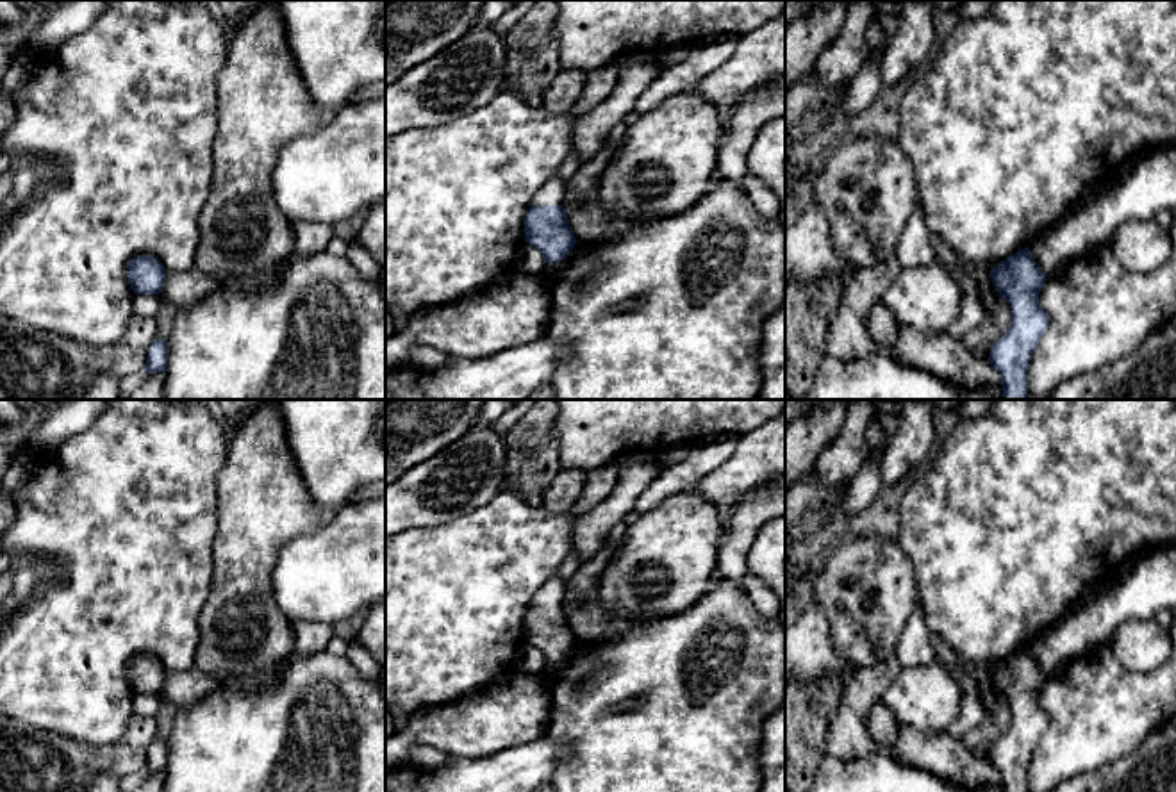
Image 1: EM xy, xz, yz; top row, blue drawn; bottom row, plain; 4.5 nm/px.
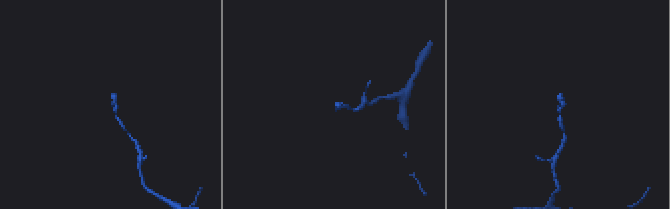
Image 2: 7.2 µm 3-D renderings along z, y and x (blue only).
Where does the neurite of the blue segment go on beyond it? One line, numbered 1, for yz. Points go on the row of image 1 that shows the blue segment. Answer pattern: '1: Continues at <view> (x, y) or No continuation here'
1: Continues at yz (944, 252)

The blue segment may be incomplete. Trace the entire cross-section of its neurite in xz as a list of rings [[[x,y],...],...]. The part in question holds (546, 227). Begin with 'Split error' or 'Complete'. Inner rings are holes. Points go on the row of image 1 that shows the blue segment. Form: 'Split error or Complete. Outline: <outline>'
Split error. Outline: [[[555,173],[535,194],[532,200],[532,207],[525,218],[525,243],[537,248],[544,260],[550,264],[560,262],[578,243],[564,209],[567,182],[564,182],[559,173]]]

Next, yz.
Split error. Outline: [[[930,234],[930,243],[940,262],[958,268],[974,282],[990,276],[999,296],[1010,303],[1012,325],[992,344],[989,362],[1001,376],[1005,400],[1026,400],[1028,366],[1040,337],[1049,326],[1049,316],[1039,303],[1039,294],[1049,275],[1035,264],[1028,246],[990,269],[989,266],[962,260],[935,234]]]

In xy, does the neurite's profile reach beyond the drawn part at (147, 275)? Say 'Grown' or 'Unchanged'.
Unchanged

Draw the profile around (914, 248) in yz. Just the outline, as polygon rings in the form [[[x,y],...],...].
[[[919,198],[898,241],[896,257],[901,269],[917,268],[939,260],[930,243],[930,230],[926,227],[924,210]]]

